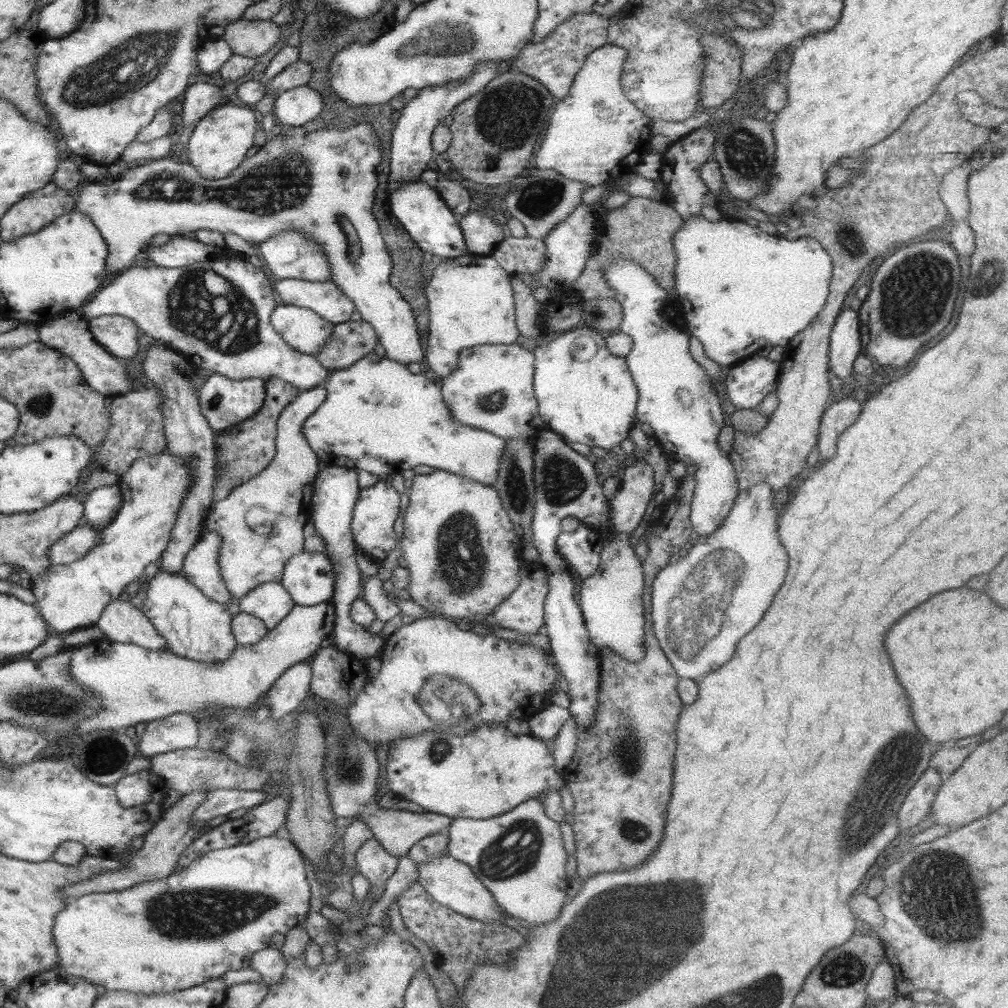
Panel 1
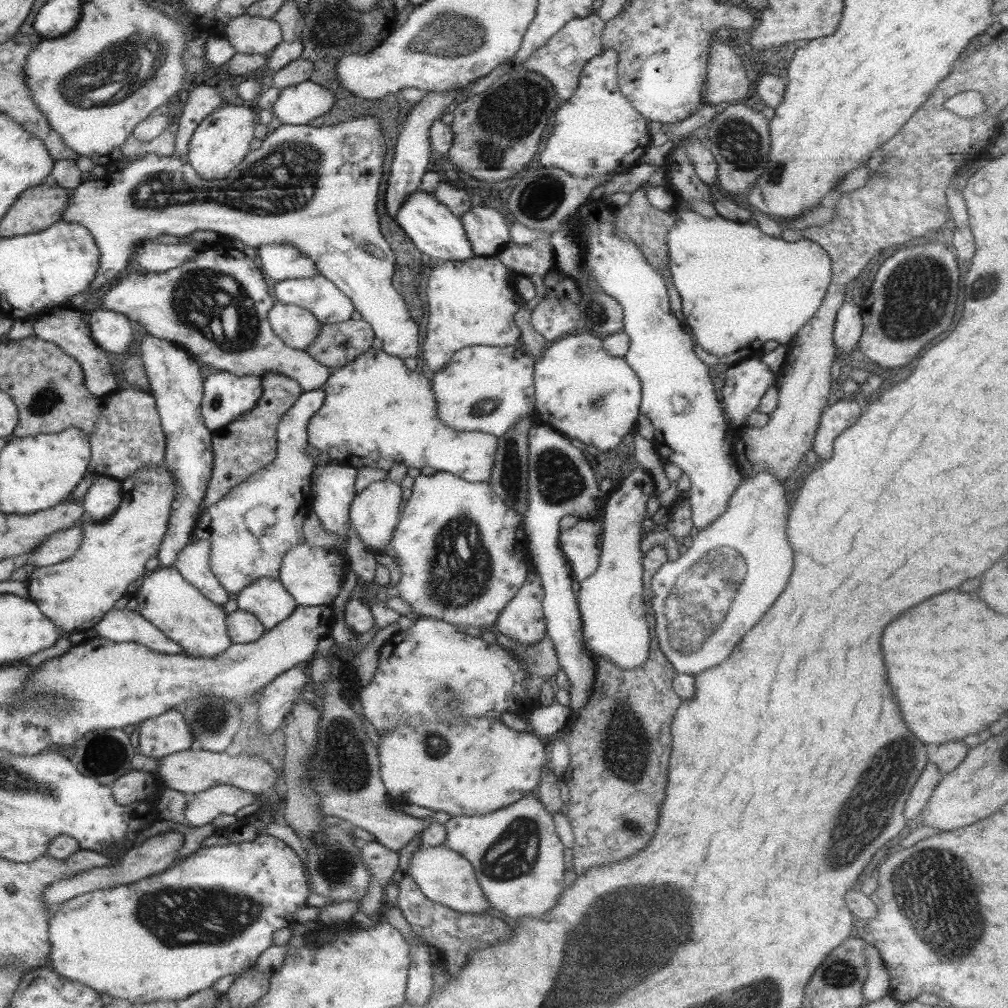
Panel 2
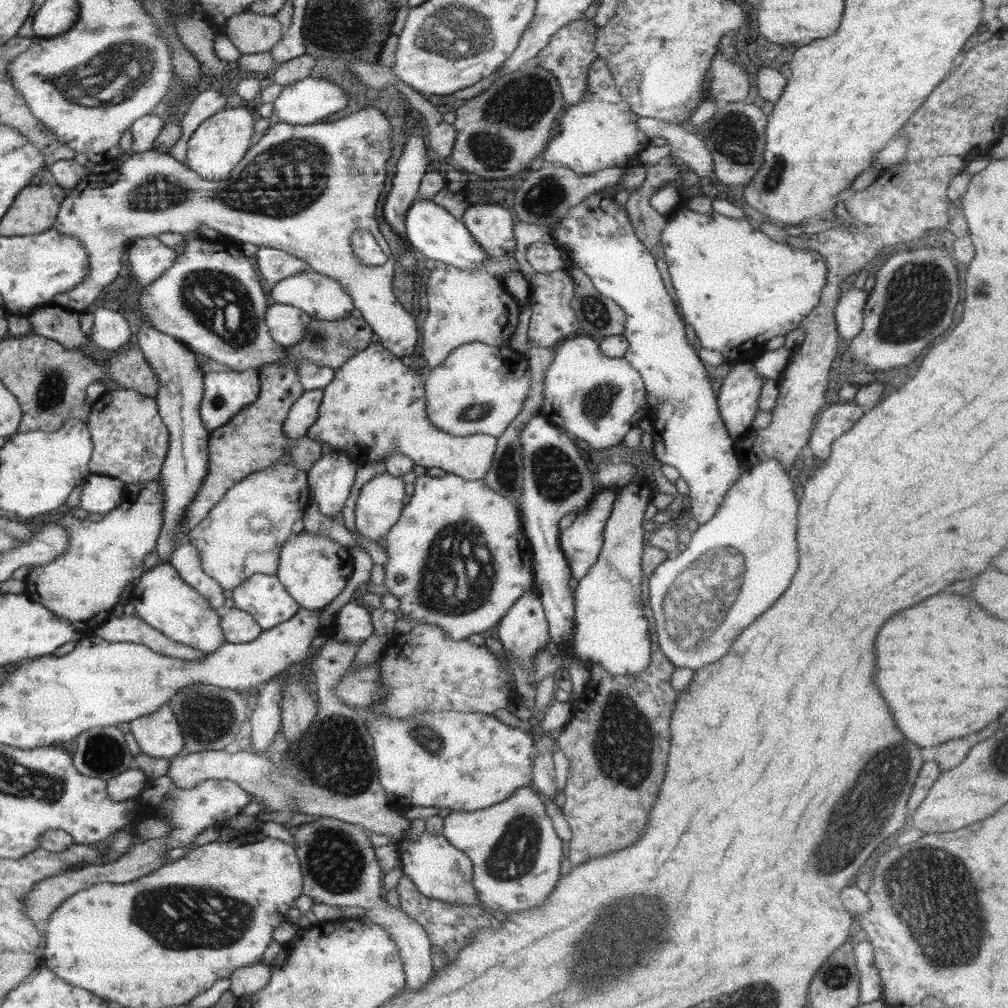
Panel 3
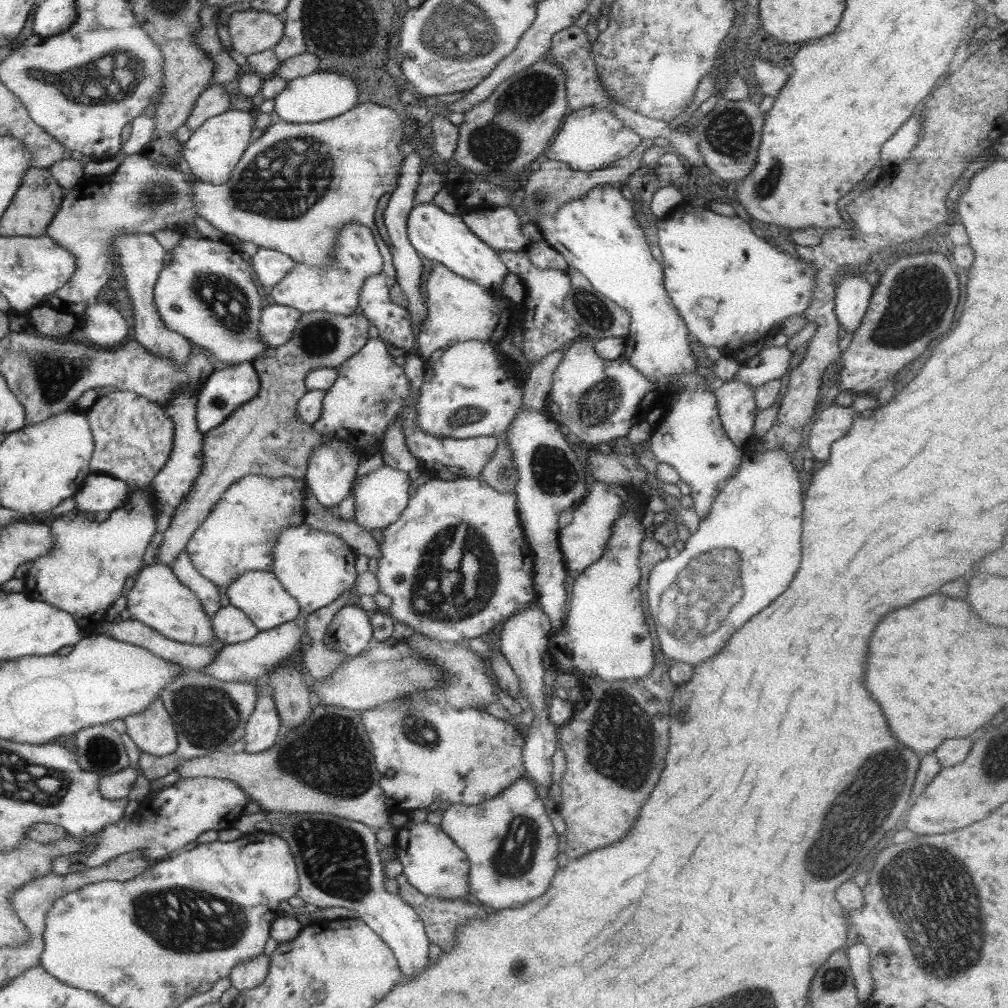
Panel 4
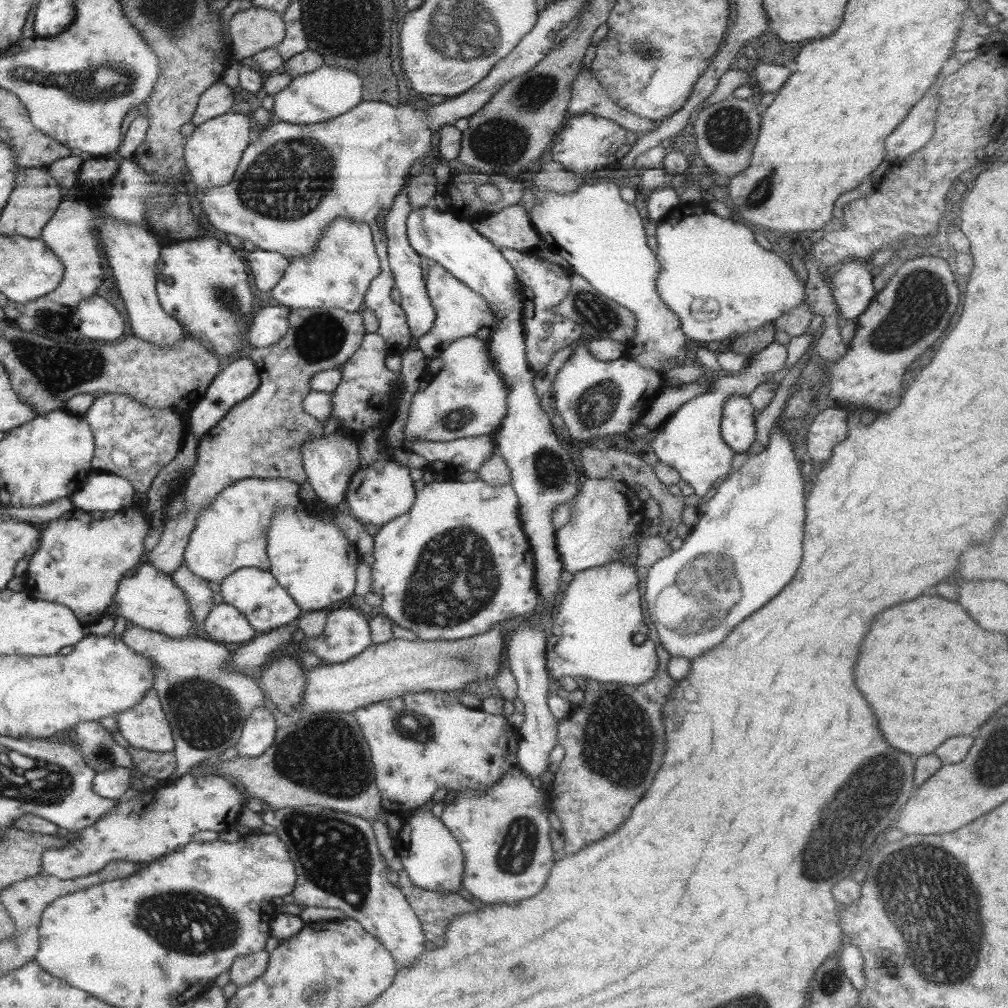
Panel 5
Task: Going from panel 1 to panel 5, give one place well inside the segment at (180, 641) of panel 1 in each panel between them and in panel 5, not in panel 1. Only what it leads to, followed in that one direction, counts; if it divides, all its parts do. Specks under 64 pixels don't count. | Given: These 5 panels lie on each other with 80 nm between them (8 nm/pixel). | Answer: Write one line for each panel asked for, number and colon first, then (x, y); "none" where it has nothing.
2: (165, 598)
3: (161, 598)
4: (158, 599)
5: (149, 598)

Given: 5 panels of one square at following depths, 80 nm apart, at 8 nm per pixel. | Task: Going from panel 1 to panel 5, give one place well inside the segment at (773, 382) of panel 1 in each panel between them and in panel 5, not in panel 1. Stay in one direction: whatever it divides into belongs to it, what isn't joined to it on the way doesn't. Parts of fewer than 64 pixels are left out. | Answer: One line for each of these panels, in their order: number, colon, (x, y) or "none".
2: (746, 382)
3: (737, 399)
4: (737, 409)
5: (738, 416)

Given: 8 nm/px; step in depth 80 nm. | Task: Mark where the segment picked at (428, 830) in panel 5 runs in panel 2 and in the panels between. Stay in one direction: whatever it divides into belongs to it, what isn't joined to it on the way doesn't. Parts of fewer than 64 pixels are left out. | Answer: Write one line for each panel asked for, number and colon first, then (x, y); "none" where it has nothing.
2: (443, 876)
3: (439, 870)
4: (434, 864)

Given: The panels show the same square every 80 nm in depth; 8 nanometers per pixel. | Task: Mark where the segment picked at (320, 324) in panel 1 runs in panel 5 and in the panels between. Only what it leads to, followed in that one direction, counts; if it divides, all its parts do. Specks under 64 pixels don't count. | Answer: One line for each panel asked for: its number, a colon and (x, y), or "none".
2: (297, 328)
3: (287, 324)
4: (277, 323)
5: (269, 324)

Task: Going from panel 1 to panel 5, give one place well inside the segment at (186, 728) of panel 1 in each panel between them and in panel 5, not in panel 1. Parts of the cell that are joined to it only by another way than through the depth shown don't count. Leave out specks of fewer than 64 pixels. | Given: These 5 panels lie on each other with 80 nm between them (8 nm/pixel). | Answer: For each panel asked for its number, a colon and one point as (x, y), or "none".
2: (167, 734)
3: (158, 735)
4: (152, 731)
5: (145, 726)

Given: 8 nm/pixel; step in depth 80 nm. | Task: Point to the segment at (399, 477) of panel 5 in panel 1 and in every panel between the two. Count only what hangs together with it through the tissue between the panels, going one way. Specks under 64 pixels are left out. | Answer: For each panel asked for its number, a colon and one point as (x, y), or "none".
1: (376, 510)
2: (374, 512)
3: (379, 505)
4: (380, 497)

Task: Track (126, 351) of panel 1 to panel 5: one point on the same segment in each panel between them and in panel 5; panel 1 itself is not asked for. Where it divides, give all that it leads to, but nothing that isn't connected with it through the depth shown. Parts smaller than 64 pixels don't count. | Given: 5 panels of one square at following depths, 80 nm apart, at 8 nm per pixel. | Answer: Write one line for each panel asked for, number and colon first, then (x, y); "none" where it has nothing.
2: (111, 331)
3: (110, 330)
4: (104, 325)
5: (96, 318)

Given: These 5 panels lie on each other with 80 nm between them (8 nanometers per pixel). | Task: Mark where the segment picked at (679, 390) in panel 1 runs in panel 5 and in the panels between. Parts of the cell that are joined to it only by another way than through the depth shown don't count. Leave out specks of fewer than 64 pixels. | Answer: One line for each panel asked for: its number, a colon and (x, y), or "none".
2: (678, 398)
3: (596, 235)
4: (606, 242)
5: (604, 235)

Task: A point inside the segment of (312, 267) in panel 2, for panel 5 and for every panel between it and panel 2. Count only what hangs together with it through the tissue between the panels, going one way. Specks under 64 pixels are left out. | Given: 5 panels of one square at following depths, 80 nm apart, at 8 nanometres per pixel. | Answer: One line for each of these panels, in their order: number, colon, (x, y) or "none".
3: (275, 265)
4: (270, 266)
5: (267, 267)

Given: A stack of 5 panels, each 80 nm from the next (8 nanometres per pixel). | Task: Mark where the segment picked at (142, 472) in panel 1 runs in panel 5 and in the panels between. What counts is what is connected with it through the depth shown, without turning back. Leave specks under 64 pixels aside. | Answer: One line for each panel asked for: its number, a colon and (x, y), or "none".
2: (75, 594)
3: (83, 585)
4: (83, 574)
5: (79, 563)

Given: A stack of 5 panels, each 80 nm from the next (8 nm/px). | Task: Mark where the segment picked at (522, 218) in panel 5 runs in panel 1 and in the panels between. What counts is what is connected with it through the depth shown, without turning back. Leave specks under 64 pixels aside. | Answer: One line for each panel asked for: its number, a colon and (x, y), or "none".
1: (482, 234)
2: (486, 228)
3: (491, 225)
4: (500, 227)

